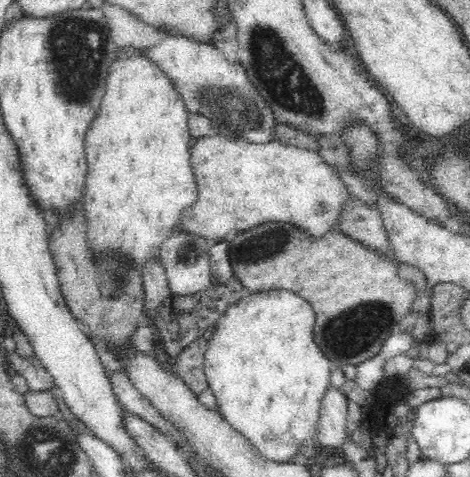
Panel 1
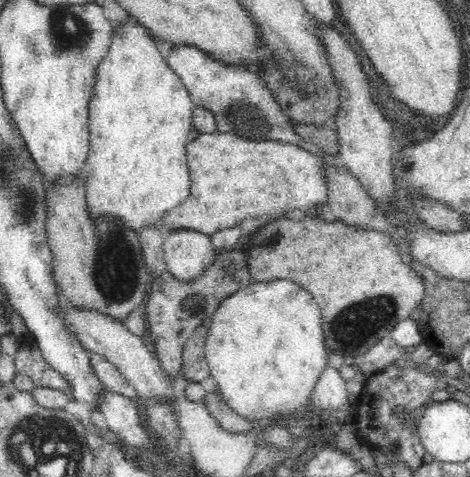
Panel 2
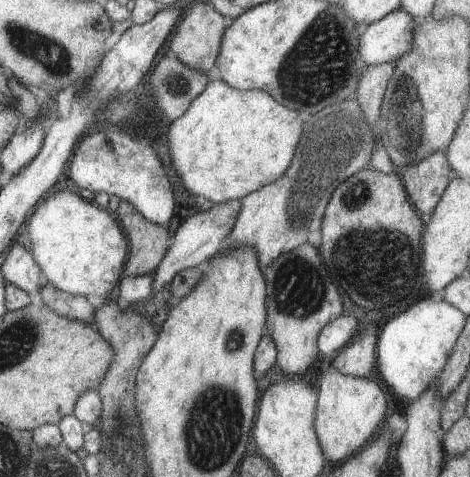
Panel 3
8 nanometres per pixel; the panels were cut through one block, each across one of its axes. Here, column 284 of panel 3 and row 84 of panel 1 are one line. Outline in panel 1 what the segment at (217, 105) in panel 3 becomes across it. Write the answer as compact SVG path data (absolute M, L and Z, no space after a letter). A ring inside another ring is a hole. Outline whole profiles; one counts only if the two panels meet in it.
M134 44L130 48L118 48L116 58L106 70L106 92L86 132L88 176L82 200L86 204L88 238L94 250L114 246L142 268L150 256L160 256L160 244L174 234L174 222L180 210L190 206L198 196L190 164L190 110L170 74L158 62L150 60L148 50L134 48Z

